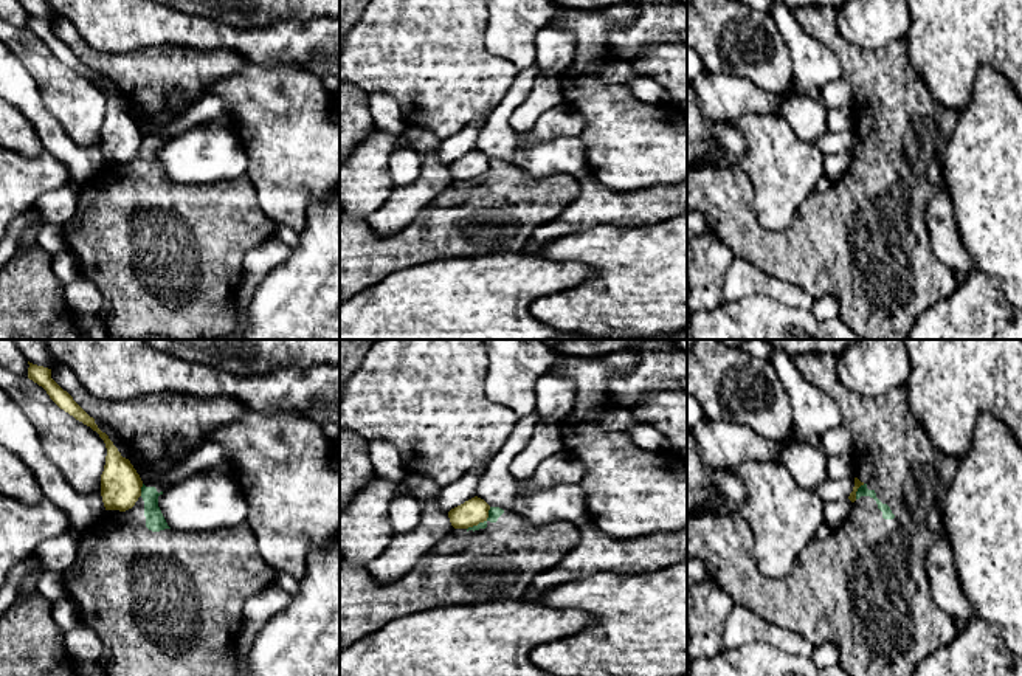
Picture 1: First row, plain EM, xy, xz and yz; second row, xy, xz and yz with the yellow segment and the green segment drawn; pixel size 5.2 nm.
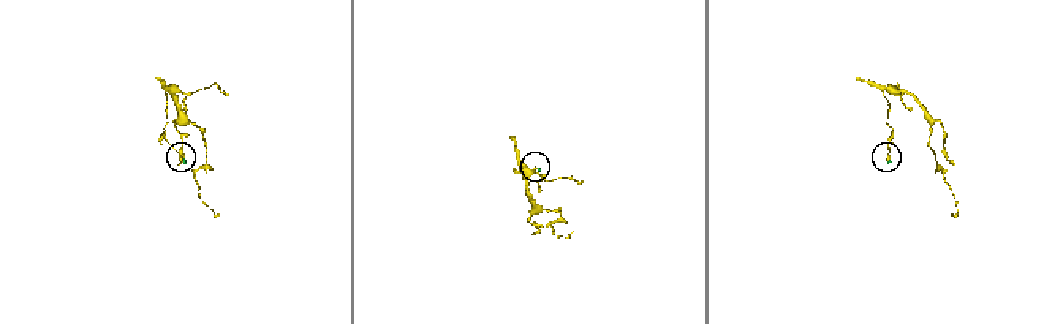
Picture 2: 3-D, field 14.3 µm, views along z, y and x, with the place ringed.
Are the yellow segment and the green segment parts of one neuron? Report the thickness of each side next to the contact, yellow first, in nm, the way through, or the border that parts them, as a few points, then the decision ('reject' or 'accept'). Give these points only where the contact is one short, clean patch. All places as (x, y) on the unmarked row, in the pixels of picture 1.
140/60 nm | along xz (490, 160), (489, 168), (483, 174), (467, 182) | reject

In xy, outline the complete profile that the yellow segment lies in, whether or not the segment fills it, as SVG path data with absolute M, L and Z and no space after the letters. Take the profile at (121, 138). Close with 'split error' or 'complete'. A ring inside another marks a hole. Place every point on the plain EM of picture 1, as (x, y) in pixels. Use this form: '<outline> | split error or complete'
M29 16L28 31L42 39L50 51L76 73L99 87L107 101L105 118L101 127L101 149L105 163L126 164L141 149L143 133L129 112L123 110L113 95L102 85L95 71L90 70L53 31L51 22Z | complete

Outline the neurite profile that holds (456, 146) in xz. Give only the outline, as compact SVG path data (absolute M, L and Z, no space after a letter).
M487 121L473 122L468 127L462 129L459 133L442 140L439 143L437 152L444 164L464 157L465 153L476 149L476 140L485 126Z

